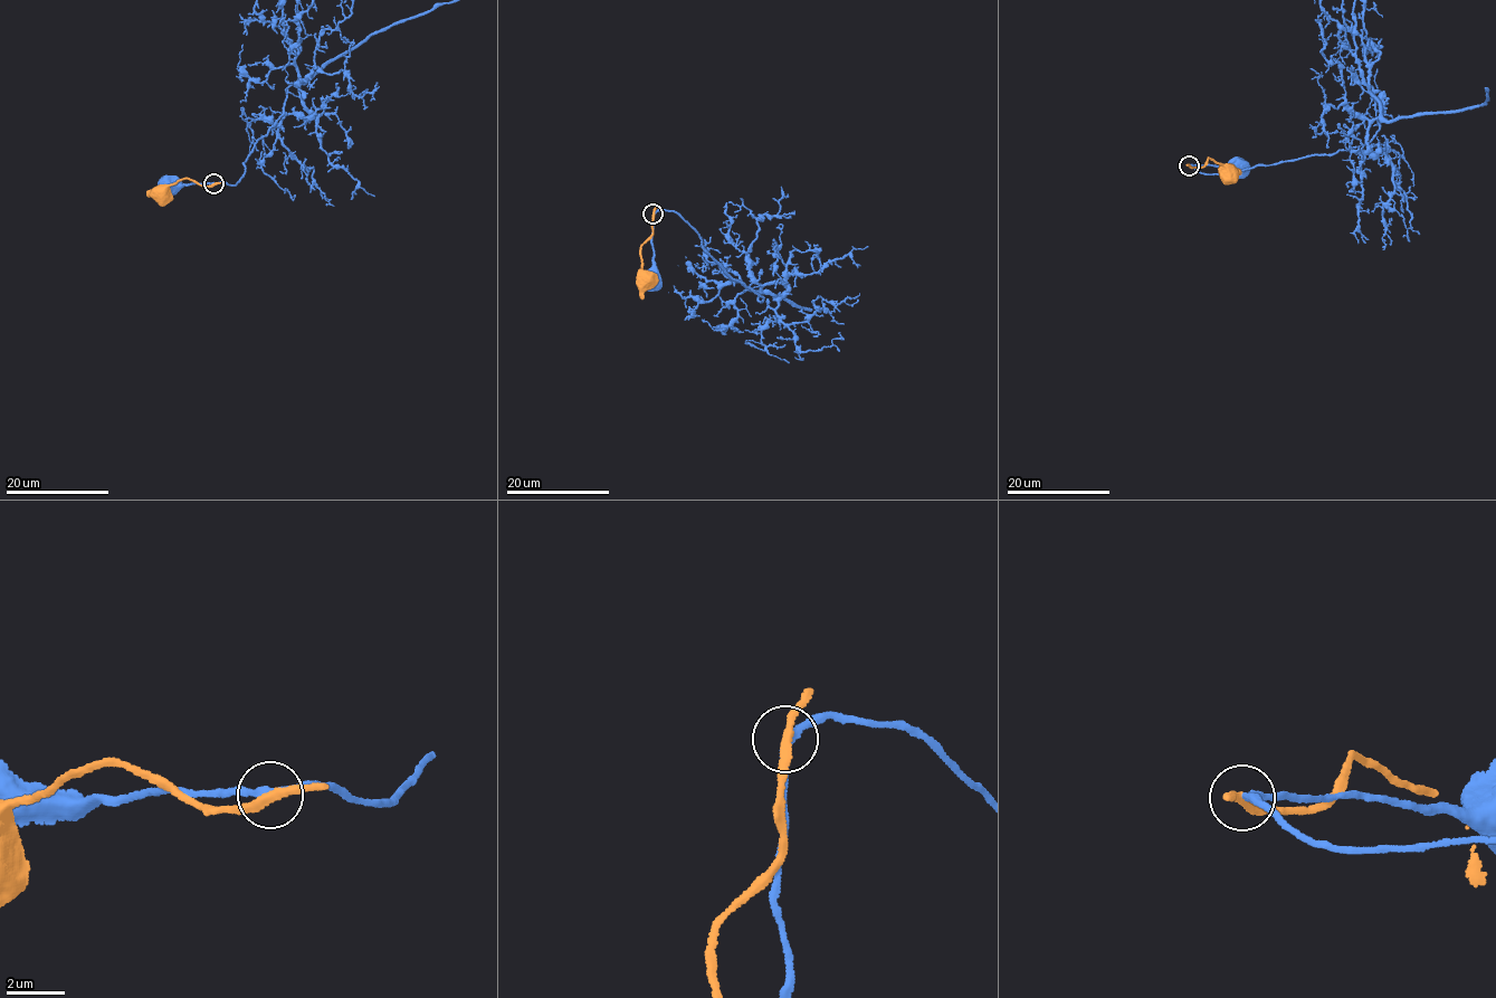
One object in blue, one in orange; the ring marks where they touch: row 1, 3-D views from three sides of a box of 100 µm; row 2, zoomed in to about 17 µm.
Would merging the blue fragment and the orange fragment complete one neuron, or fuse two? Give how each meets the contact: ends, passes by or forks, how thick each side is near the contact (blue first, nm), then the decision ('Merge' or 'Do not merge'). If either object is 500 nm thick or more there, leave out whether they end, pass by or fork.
At the ring blue passes by. At the ring orange passes by. Thickness 240 nm (blue) against 240 nm. Do not merge

